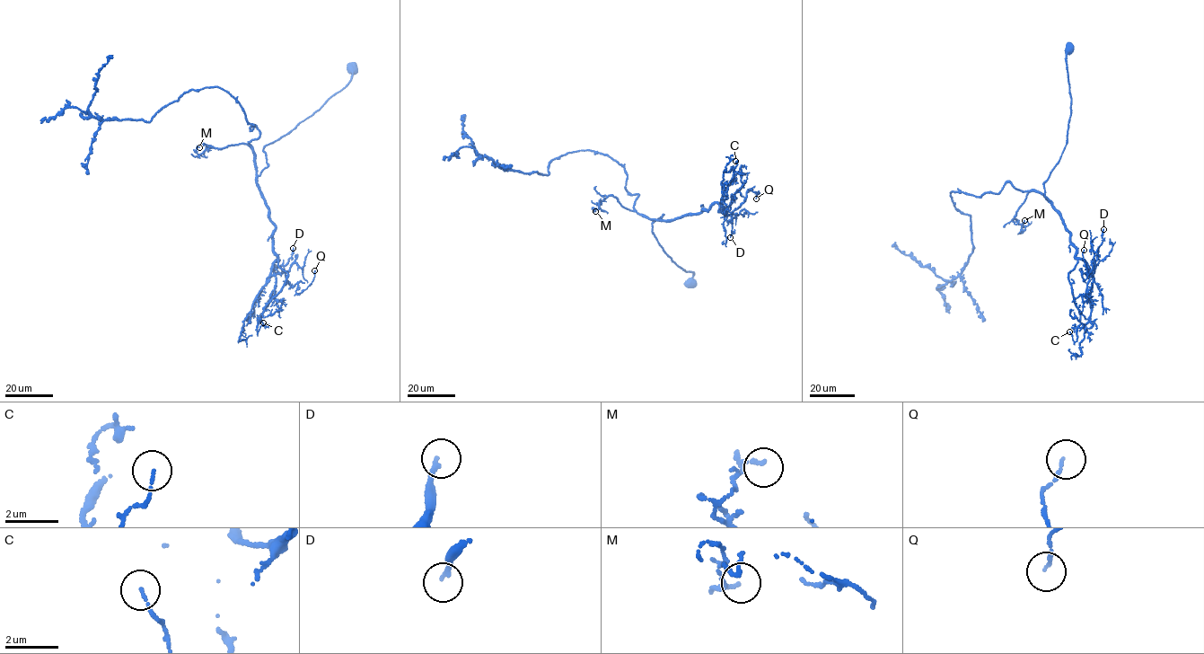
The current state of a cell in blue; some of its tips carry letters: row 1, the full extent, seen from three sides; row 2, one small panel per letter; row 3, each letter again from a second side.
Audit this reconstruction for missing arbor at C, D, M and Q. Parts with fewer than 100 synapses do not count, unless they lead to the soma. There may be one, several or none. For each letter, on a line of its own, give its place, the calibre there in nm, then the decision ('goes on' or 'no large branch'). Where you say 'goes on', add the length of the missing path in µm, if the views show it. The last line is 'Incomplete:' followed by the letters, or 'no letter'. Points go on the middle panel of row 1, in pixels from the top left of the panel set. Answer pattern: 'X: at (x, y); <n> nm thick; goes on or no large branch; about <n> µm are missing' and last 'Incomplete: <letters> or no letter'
C: at (735, 161); 90 nm thick; no large branch
D: at (730, 237); 160 nm thick; no large branch
M: at (595, 211); 140 nm thick; no large branch
Q: at (756, 198); 100 nm thick; no large branch
Incomplete: no letter

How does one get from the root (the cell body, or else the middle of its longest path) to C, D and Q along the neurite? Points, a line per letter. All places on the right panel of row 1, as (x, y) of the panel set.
C: (1069, 49), (1066, 143), (1043, 186), (1076, 250), (1077, 263), (1068, 274), (1080, 317), (1074, 342), (1069, 331)
D: (1069, 49), (1066, 143), (1043, 184), (1044, 194), (1070, 234), (1076, 257), (1085, 260), (1092, 272), (1103, 229)
Q: (1069, 49), (1066, 143), (1043, 186), (1076, 257), (1092, 272), (1094, 261), (1085, 279), (1084, 250)

